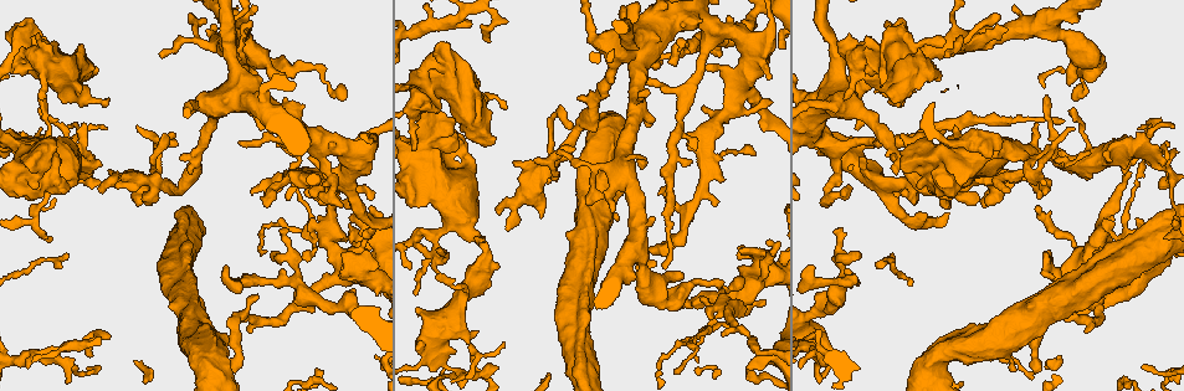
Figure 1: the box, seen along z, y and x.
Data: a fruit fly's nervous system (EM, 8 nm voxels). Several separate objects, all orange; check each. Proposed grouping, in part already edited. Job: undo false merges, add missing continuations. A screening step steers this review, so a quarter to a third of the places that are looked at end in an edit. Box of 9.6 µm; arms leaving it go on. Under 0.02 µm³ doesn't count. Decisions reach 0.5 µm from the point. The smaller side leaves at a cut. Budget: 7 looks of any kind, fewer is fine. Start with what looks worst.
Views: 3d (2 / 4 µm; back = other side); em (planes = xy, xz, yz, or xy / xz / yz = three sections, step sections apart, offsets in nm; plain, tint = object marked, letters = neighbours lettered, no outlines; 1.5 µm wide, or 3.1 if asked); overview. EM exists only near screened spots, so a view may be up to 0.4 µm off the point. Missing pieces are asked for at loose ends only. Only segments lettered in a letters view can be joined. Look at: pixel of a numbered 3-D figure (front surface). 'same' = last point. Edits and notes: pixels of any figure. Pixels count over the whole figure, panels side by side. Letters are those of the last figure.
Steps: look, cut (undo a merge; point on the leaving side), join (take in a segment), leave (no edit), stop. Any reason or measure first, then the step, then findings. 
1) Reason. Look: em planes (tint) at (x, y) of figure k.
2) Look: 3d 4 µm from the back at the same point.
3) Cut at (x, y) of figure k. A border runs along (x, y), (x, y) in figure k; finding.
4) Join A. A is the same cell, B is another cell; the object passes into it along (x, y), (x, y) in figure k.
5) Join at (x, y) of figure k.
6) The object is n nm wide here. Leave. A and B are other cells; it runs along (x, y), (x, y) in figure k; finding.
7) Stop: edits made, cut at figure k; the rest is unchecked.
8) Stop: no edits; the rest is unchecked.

An open end. Look: em xy step 4 (letters) at (41, 98) of figure 1.

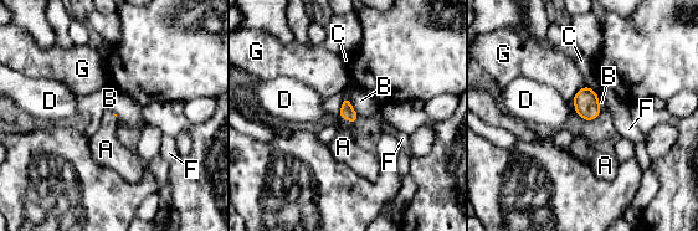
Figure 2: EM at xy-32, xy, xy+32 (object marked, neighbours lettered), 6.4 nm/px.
Join A. A is the same cell, B, C, D, F and G are other cells; the object passes into it along (347, 112), (347, 118), (343, 147) in figure 2; it goes on there.

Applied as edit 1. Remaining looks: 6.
Look: em planes (tint) at (90, 357) of figure 1.

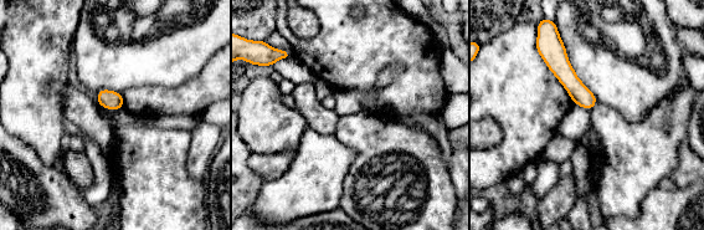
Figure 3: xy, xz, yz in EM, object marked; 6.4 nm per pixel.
Look: em planes (letters) at the same point.

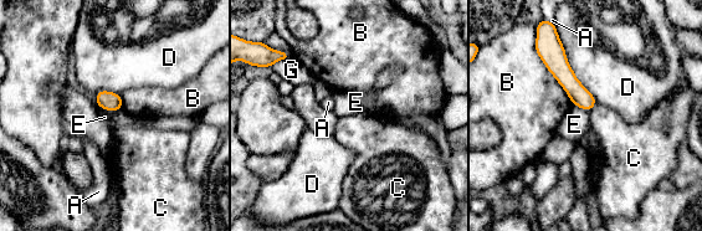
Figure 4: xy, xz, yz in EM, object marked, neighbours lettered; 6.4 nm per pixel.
The object is 120 nm wide here. Leave. A, B, C, D, E and G are other cells; it runs along (546, 54), (559, 67), (588, 106) in figure 4; none of them fits.

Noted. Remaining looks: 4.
Branch stops here. Look: em planes (tint) at (493, 142) of figure 1.

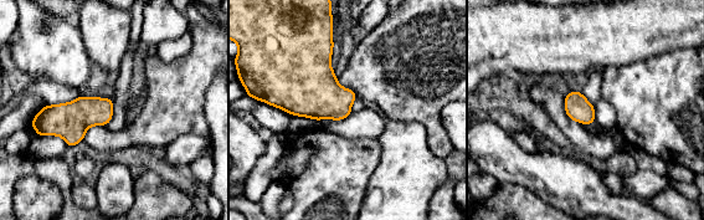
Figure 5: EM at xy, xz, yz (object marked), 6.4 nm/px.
Look: em planes (letters) at the same point.

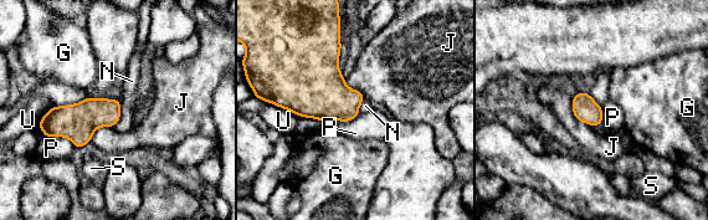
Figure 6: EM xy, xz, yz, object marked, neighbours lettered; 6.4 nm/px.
Leave. G, J, N, P, S and U are other cells; no lettered segment goes on from it.

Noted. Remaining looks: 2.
Stop: edits made, join at figure 2; the rest is unchecked.

